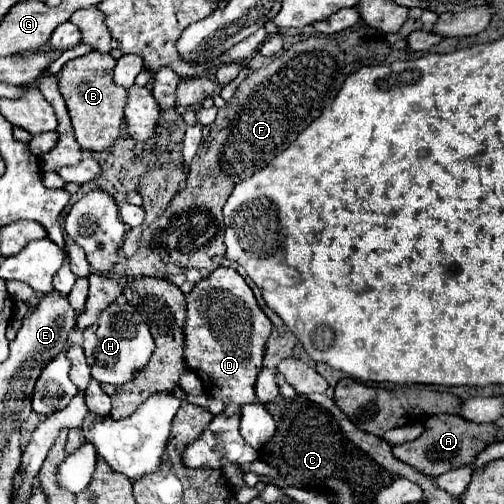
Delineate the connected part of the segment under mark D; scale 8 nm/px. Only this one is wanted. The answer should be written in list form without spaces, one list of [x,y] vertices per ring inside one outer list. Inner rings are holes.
[[[215,269],[187,295],[183,357],[187,367],[203,381],[207,395],[229,399],[229,405],[225,407],[227,415],[239,413],[245,403],[255,403],[253,383],[261,371],[265,341],[271,327],[273,325],[259,309],[251,287],[235,269]]]

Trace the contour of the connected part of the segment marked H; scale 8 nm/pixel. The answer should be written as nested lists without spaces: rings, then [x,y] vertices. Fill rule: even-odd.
[[[125,297],[111,303],[99,317],[97,323],[83,331],[85,343],[85,355],[87,363],[91,365],[91,377],[99,383],[111,383],[111,385],[125,385],[135,379],[139,371],[149,363],[151,353],[155,349],[151,331],[147,323],[141,319],[141,315],[131,307]]]

